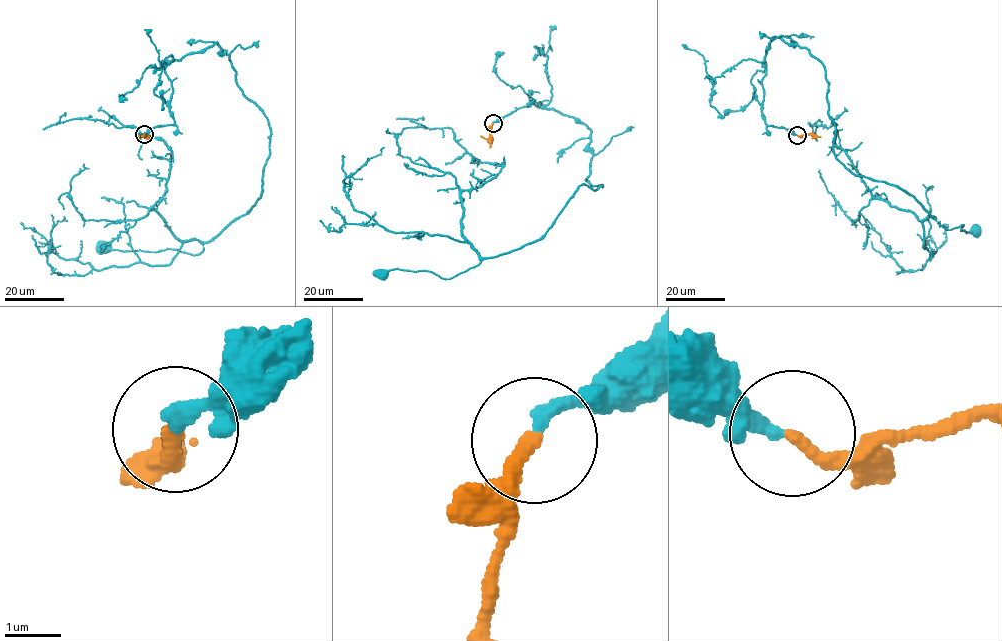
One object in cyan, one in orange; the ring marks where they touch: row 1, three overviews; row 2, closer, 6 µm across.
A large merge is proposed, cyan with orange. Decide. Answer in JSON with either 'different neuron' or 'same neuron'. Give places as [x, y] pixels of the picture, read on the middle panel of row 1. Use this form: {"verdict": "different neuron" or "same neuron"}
{"verdict": "same neuron"}

